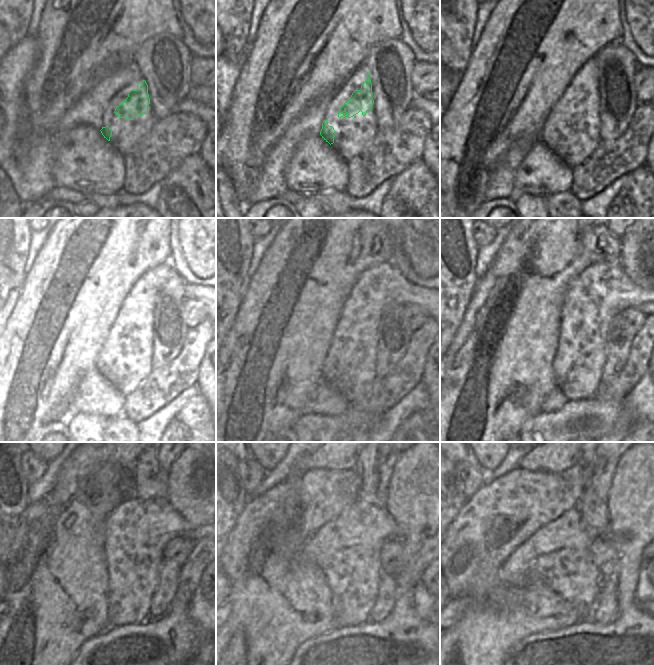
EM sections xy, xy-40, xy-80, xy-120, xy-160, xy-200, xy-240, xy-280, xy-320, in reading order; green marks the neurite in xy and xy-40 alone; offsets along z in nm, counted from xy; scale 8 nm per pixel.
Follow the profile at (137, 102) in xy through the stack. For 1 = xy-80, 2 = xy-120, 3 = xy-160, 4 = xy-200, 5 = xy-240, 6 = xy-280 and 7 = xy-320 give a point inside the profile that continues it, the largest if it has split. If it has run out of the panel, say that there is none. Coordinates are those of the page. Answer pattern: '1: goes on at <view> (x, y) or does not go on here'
1: goes on at xy-80 (586, 98)
2: goes on at xy-120 (103, 362)
3: goes on at xy-160 (327, 366)
4: goes on at xy-200 (595, 282)
5: goes on at xy-240 (106, 548)
6: goes on at xy-280 (317, 549)
7: goes on at xy-320 (536, 560)

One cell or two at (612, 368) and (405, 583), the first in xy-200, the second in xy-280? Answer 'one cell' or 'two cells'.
two cells

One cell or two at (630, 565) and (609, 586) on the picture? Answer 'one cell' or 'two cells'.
two cells

